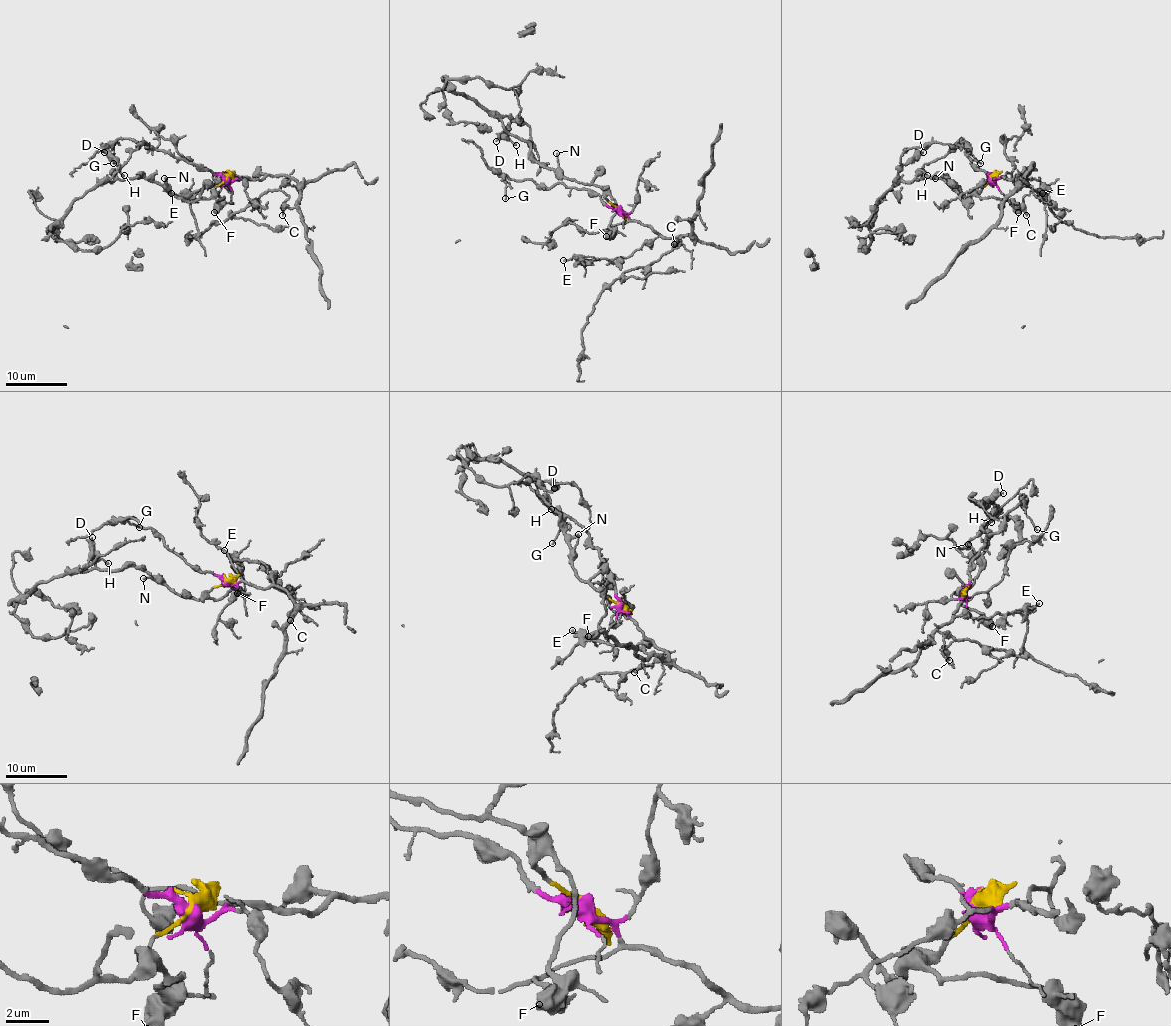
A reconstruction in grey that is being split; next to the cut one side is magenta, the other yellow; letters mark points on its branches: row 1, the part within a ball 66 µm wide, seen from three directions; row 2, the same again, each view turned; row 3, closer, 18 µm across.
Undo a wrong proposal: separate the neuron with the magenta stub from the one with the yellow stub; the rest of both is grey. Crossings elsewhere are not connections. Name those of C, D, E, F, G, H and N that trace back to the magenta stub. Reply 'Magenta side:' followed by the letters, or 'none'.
Magenta side: C, E, G

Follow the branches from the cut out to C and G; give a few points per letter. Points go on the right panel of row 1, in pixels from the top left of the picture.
C: (991, 177), (994, 182), (1002, 177), (1019, 176), (1031, 189), (1023, 197), (1026, 216)
G: (991, 177), (971, 163), (965, 153), (970, 147), (962, 139), (958, 142), (981, 163)

